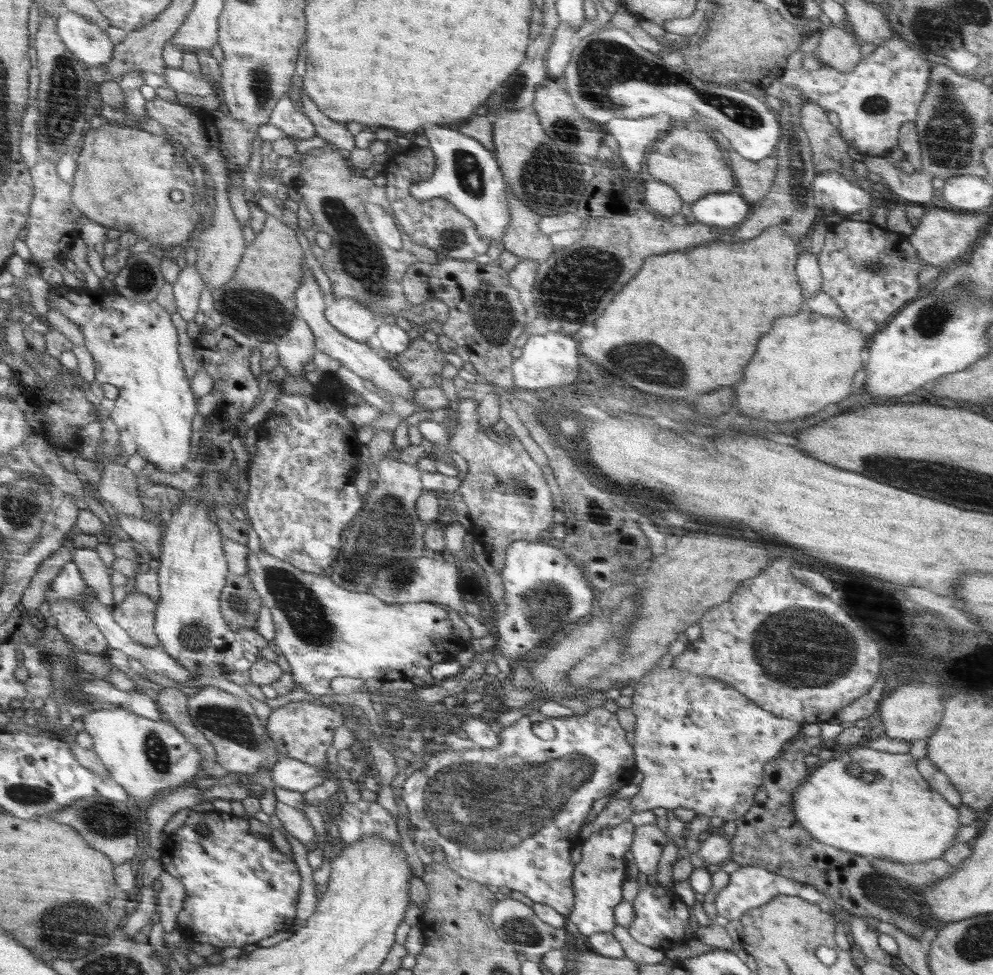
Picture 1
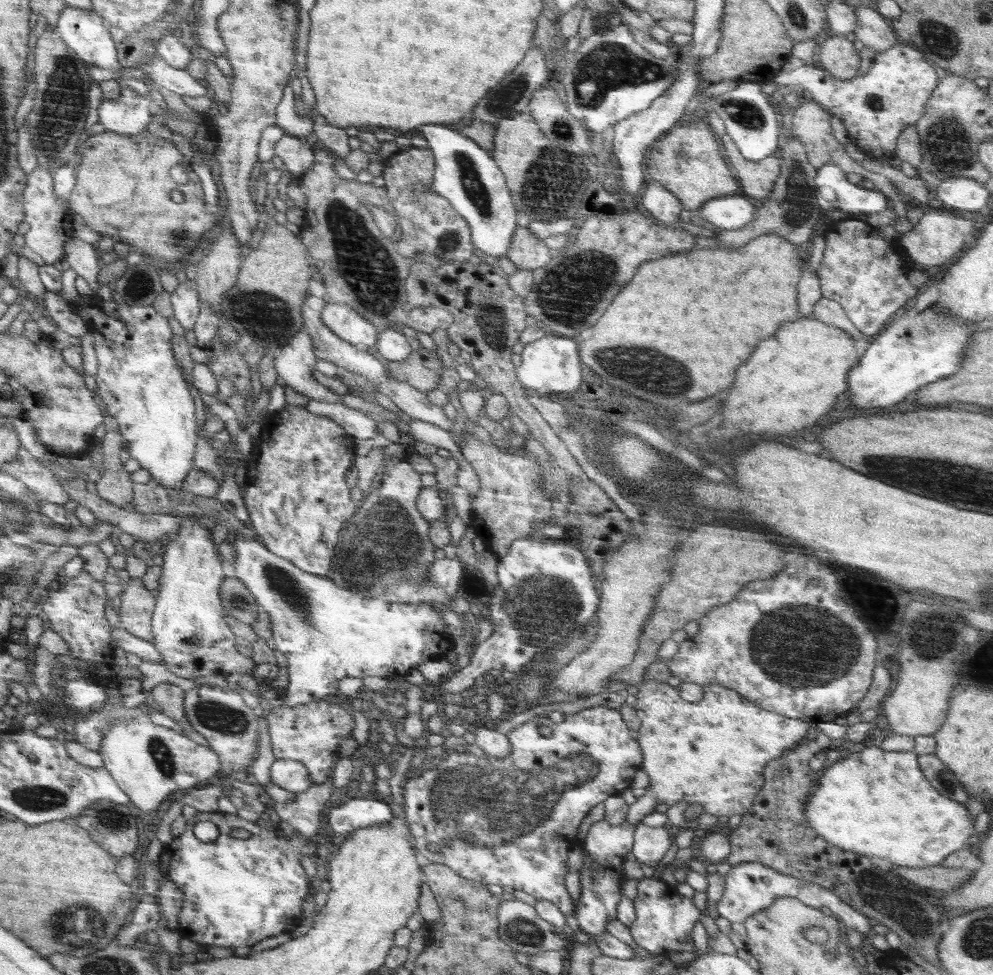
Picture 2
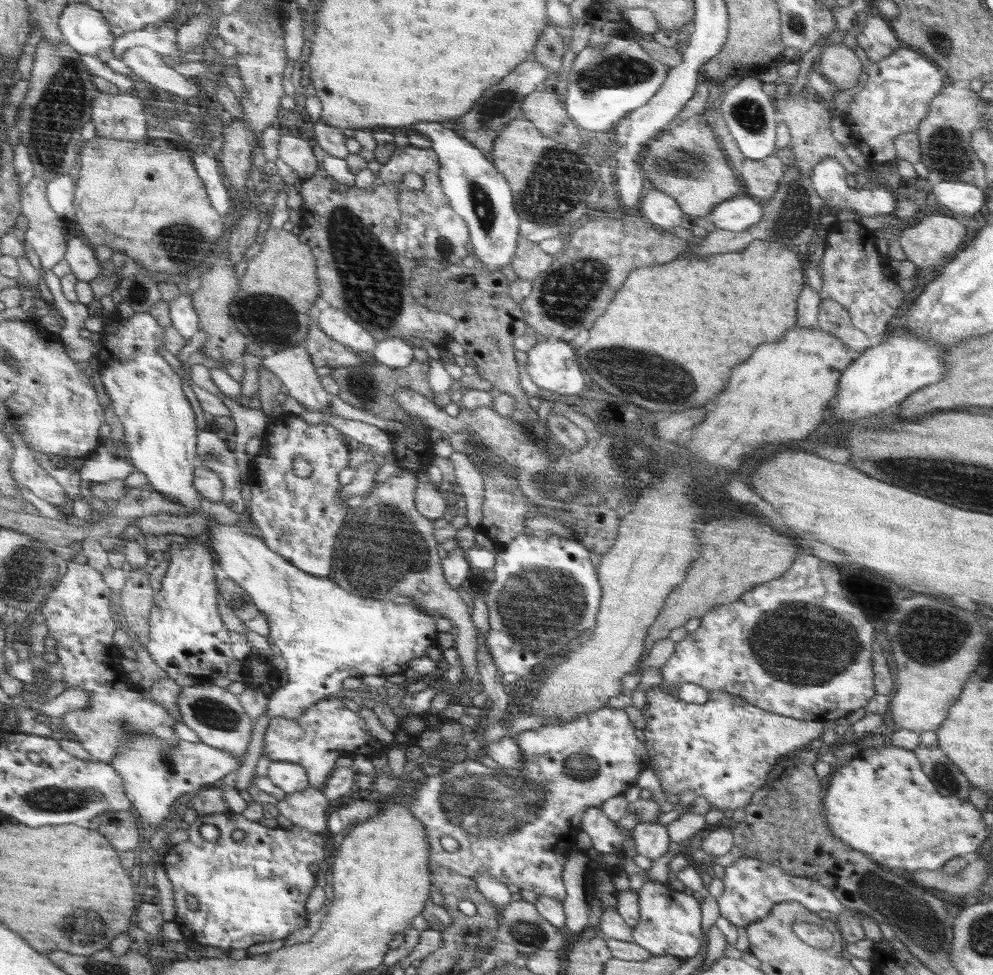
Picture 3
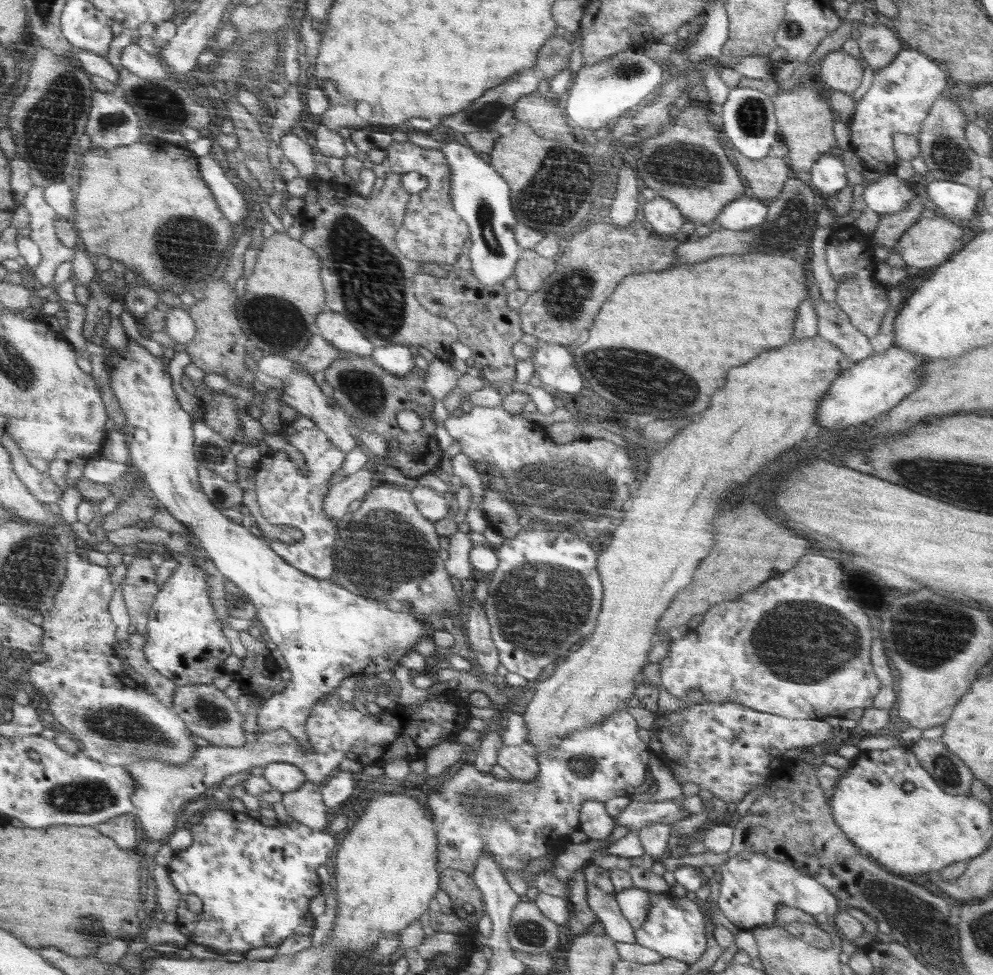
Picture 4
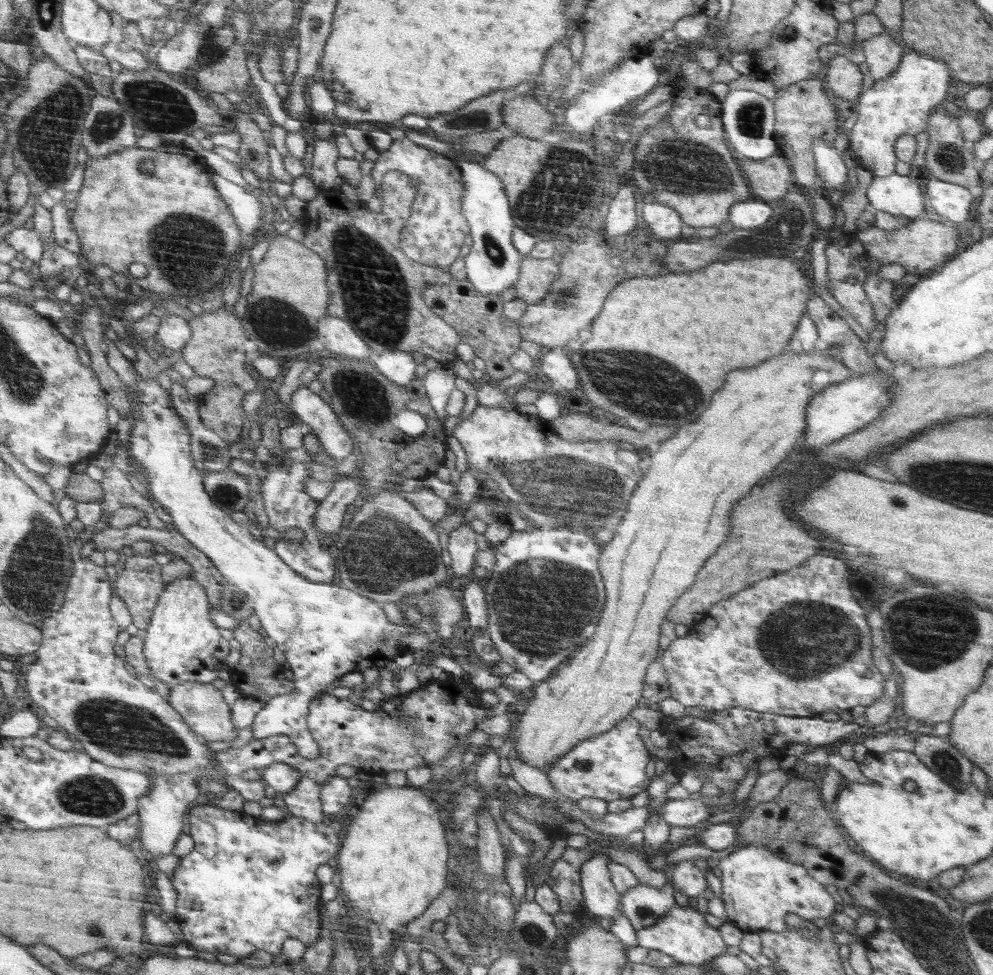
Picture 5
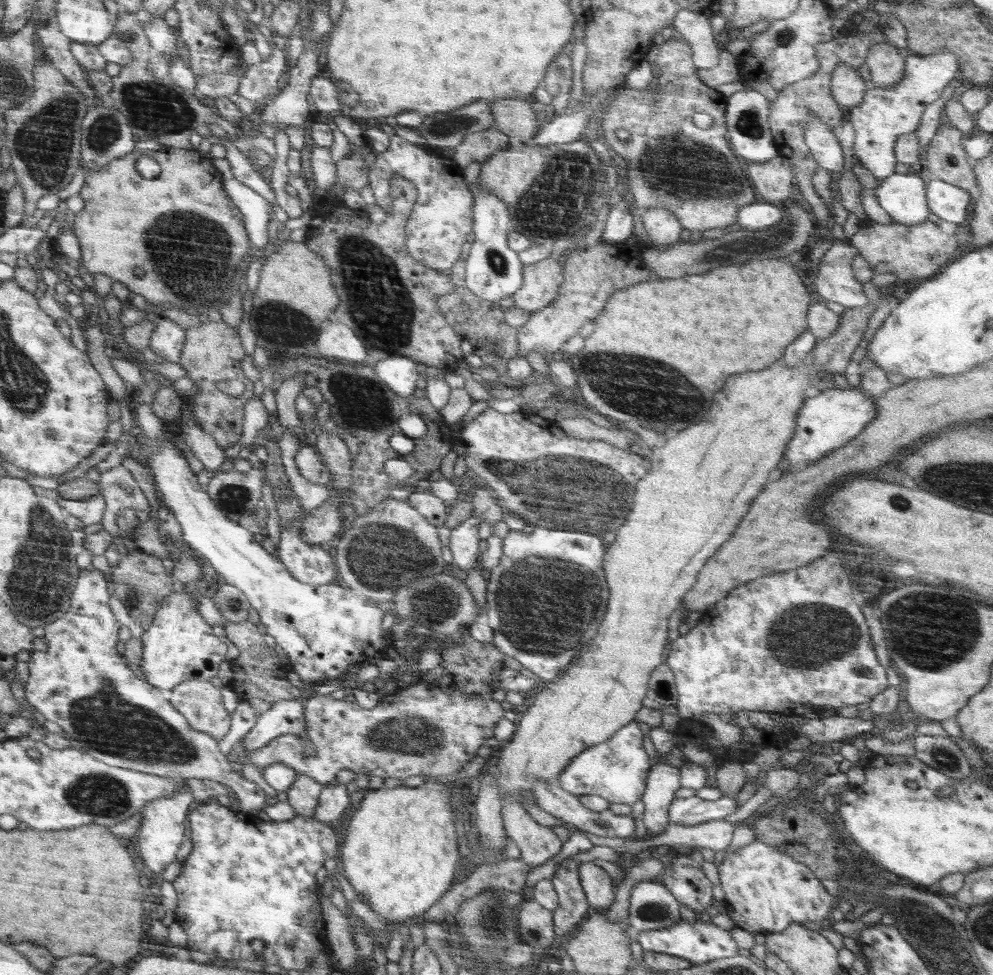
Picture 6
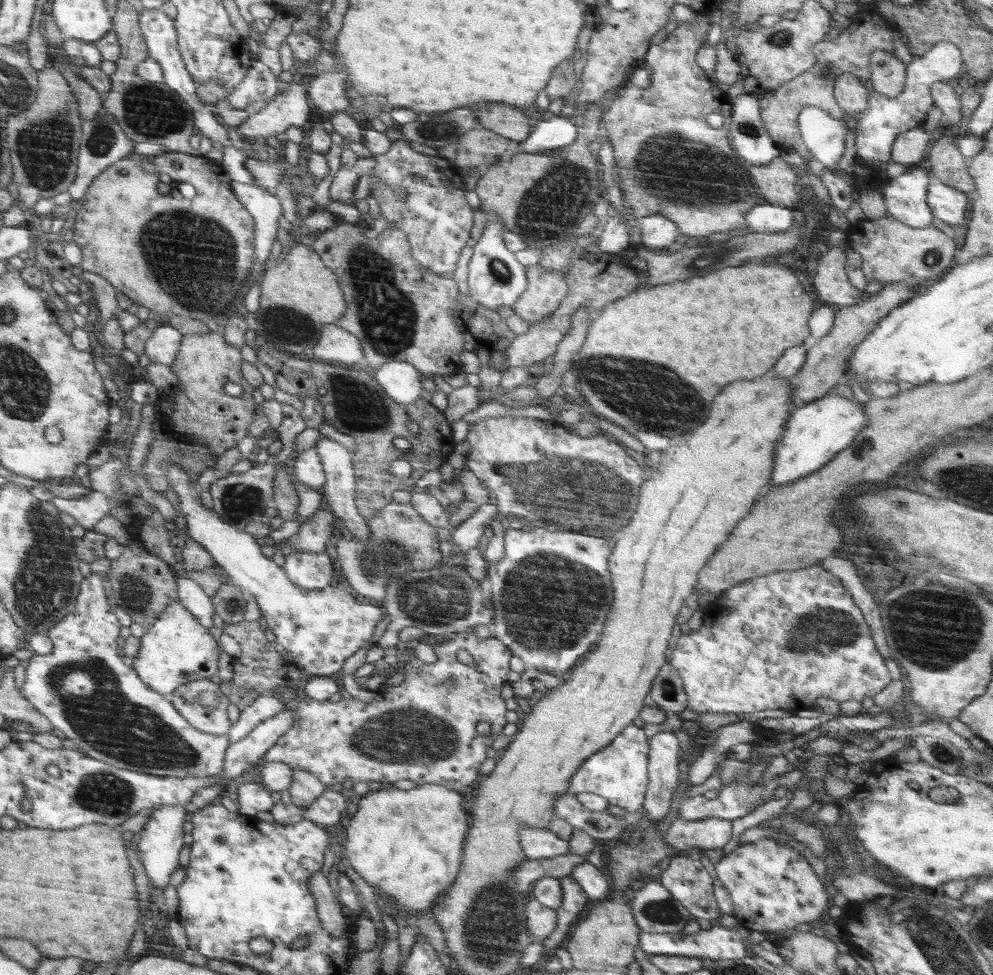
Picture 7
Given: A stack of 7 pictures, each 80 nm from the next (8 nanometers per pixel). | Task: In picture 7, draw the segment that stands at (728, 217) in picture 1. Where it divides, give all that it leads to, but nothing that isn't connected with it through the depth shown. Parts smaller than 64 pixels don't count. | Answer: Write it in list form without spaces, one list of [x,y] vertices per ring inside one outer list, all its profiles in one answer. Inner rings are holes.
[[[760,204],[746,214],[746,226],[754,232],[780,233],[797,221],[798,211],[782,204]]]

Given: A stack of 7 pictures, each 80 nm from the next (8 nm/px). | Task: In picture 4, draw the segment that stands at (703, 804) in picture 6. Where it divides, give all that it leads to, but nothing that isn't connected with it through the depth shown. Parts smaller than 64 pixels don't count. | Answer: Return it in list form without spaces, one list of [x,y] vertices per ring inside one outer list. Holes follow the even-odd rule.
[[[528,742],[516,746],[503,745],[498,749],[496,762],[507,770],[512,778],[531,782],[537,778],[539,770],[538,762],[533,757],[532,747]],[[672,799],[662,802],[634,802],[630,800],[629,805],[613,816],[614,826],[625,826],[637,832],[640,828],[663,823],[672,825],[683,818],[688,818],[690,813],[682,806],[682,799]]]

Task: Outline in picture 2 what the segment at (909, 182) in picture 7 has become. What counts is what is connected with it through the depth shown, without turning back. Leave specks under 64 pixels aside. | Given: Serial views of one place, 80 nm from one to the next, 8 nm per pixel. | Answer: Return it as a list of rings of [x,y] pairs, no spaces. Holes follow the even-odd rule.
[[[824,164],[814,179],[815,197],[823,213],[836,216],[870,215],[891,207],[884,193],[850,183],[837,164]]]

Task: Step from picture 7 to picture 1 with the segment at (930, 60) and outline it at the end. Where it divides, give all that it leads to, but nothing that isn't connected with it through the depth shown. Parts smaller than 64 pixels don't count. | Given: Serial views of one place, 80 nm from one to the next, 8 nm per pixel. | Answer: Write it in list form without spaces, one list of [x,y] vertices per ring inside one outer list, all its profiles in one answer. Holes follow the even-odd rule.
[[[894,34],[892,38],[877,45],[876,50],[868,57],[861,59],[857,67],[848,74],[838,72],[826,64],[811,71],[800,68],[797,70],[785,69],[779,81],[782,84],[797,86],[809,102],[818,104],[826,111],[836,112],[840,119],[840,128],[838,129],[840,136],[848,146],[856,148],[864,156],[882,157],[897,145],[902,124],[916,120],[919,104],[929,87],[931,66],[928,62],[929,60],[926,60],[916,47]]]

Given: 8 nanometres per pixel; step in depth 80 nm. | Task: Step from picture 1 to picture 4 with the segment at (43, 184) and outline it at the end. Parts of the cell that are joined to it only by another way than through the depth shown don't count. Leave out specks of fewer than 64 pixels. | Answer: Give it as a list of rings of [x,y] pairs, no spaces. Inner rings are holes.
[[[33,187],[26,193],[22,207],[26,208],[30,216],[28,238],[38,246],[41,262],[32,269],[31,278],[36,278],[44,286],[44,293],[49,291],[53,284],[56,269],[62,262],[73,260],[74,251],[63,246],[56,236],[55,220],[57,214],[46,203],[43,197],[44,188]]]

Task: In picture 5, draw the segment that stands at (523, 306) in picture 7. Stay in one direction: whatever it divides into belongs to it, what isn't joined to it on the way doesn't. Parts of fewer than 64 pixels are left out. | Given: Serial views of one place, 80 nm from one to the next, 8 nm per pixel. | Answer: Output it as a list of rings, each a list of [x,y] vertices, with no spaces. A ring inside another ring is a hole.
[[[534,253],[524,257],[520,276],[515,286],[516,296],[527,305],[538,304],[550,292],[552,283],[560,277],[554,259],[538,258]]]

